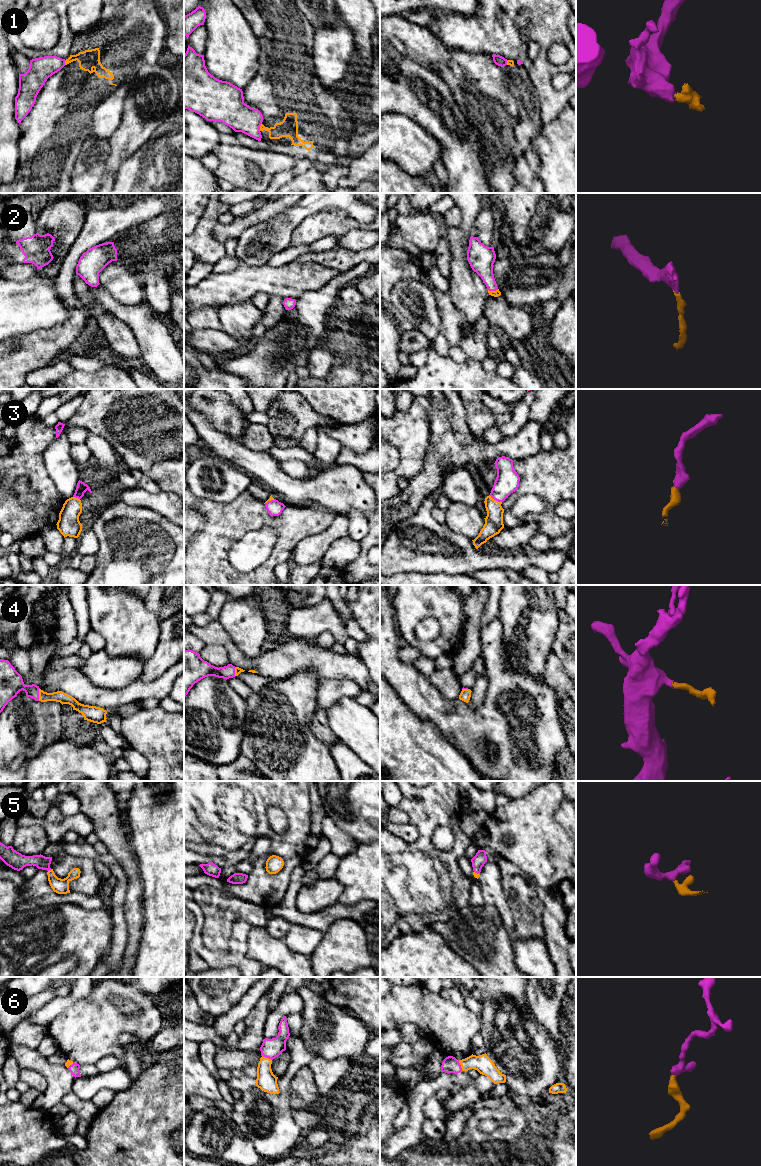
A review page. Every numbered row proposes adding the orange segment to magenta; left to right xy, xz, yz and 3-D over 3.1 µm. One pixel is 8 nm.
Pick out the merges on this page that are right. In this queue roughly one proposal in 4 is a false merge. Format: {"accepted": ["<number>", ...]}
{"accepted": ["2", "3", "4", "5", "6"]}

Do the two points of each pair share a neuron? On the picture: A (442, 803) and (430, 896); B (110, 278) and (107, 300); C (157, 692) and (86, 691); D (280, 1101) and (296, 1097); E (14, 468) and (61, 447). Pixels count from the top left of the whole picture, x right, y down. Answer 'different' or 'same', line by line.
A: same
B: different
C: same
D: different
E: different

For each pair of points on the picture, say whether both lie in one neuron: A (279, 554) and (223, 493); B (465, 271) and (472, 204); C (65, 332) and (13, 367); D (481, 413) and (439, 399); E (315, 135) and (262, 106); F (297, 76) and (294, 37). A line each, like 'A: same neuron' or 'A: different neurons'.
A: different neurons
B: same neuron
C: same neuron
D: different neurons
E: same neuron
F: same neuron

